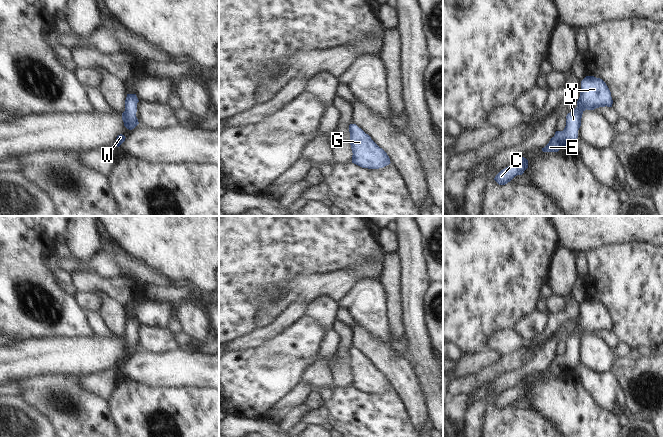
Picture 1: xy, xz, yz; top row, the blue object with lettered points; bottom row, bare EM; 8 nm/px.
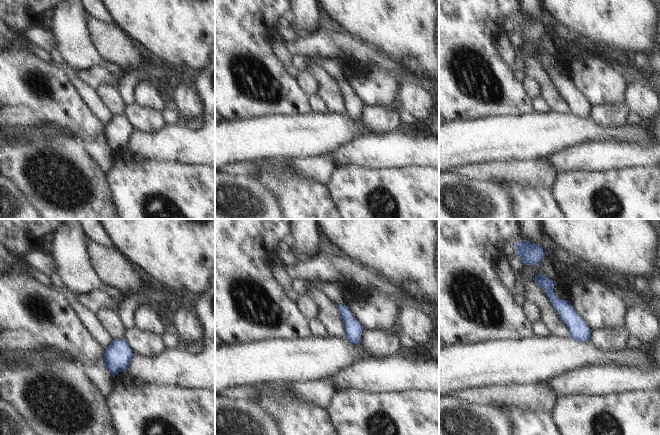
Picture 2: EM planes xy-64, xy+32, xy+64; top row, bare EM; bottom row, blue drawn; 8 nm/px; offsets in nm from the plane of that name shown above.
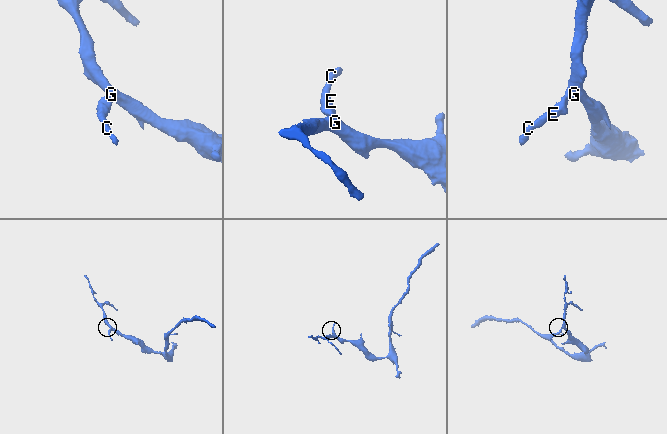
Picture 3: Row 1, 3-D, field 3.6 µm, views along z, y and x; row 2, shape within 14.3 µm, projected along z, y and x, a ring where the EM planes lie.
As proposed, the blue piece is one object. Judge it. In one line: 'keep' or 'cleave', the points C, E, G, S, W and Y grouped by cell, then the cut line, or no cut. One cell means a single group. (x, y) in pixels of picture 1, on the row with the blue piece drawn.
keep; C E G S W Y; no cut

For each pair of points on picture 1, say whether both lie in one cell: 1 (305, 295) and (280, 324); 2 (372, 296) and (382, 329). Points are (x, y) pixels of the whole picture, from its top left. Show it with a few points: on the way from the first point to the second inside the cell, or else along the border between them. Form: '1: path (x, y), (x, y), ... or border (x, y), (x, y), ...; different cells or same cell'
1: border (307, 303), (290, 303), (277, 315); different cells
2: path (372, 304), (374, 321); same cell

